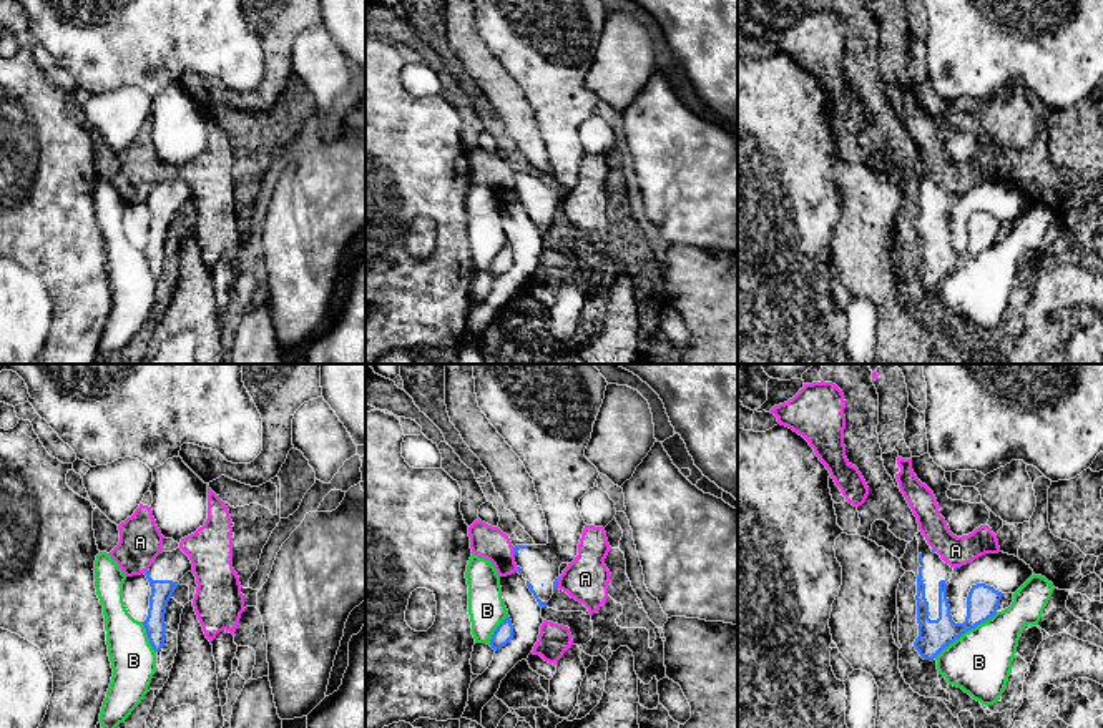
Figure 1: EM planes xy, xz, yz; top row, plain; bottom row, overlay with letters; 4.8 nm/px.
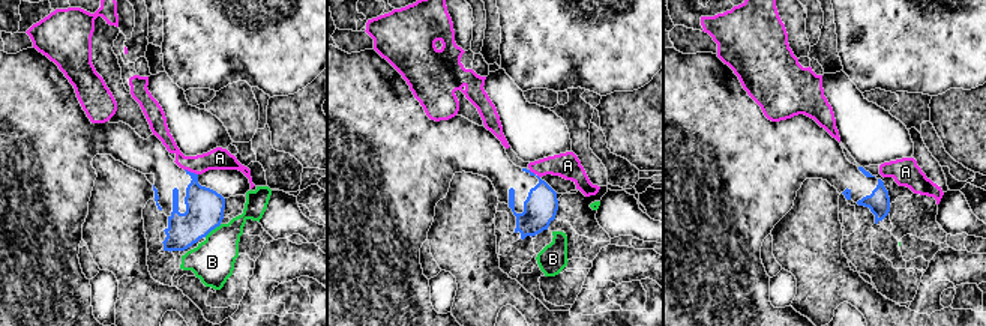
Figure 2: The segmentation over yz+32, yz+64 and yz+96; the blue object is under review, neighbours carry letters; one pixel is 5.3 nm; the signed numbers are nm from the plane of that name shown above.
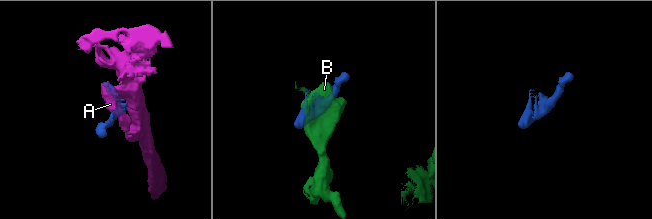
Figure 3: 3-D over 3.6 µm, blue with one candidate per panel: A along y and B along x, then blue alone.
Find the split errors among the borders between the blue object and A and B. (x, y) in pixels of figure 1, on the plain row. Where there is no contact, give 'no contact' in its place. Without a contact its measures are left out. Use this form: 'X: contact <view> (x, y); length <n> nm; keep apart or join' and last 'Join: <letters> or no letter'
A: contact xy (147, 200); length 30 nm; keep apart
B: contact yz (965, 258); length 380 nm; keep apart
Join: no letter

